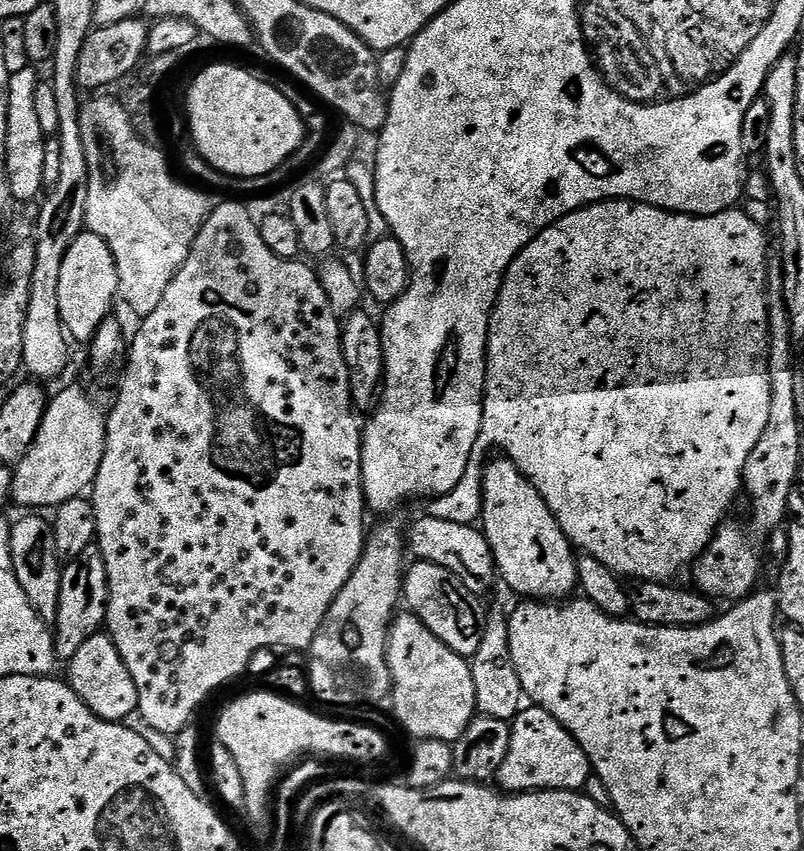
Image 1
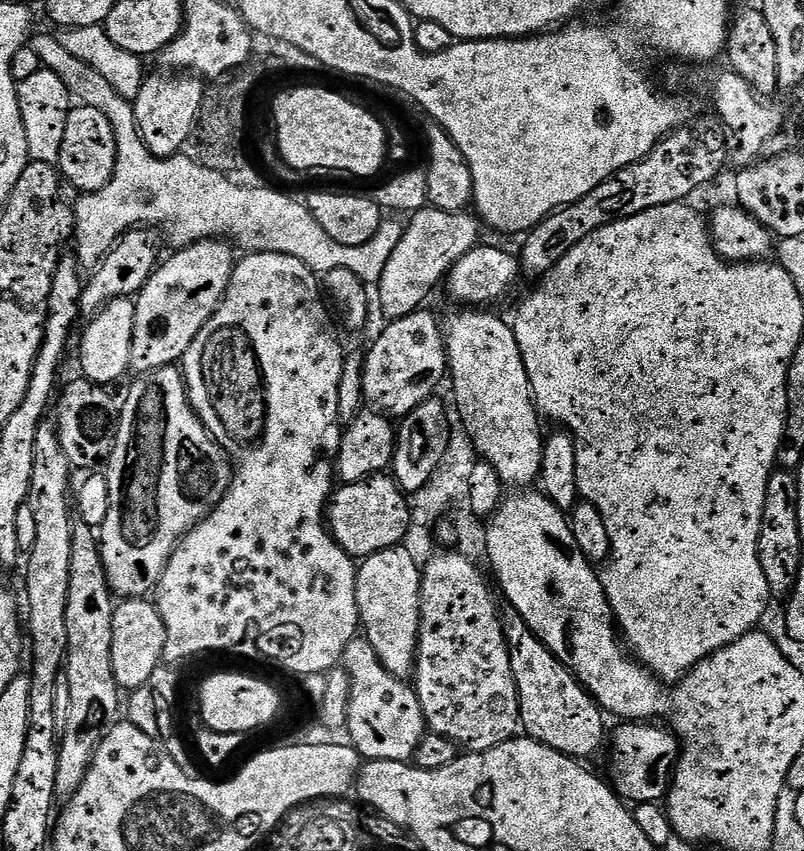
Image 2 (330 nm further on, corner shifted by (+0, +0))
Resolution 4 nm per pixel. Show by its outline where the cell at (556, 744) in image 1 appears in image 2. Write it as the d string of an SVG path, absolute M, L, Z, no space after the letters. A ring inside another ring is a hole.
M656 722L617 723L616 737L611 737L612 777L610 783L617 796L633 805L660 802L672 787L677 760L680 759L680 741L667 727L659 728Z

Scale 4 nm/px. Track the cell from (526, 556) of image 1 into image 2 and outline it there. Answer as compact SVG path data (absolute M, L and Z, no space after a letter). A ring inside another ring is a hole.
M460 310L460 313L452 320L452 325L447 325L446 328L446 343L448 346L448 370L450 373L450 384L452 380L452 392L456 395L456 408L460 411L458 416L459 423L464 424L466 430L470 432L473 438L474 446L477 453L487 463L493 464L498 470L502 482L506 486L512 484L520 484L516 486L532 486L539 481L540 471L542 470L542 460L544 458L544 442L546 439L545 433L540 433L540 423L542 417L537 409L536 401L532 398L532 387L530 386L530 378L526 372L526 366L522 360L522 350L518 348L518 338L516 337L516 329L511 323L508 324L504 320L499 320L496 316L491 316L488 310Z

